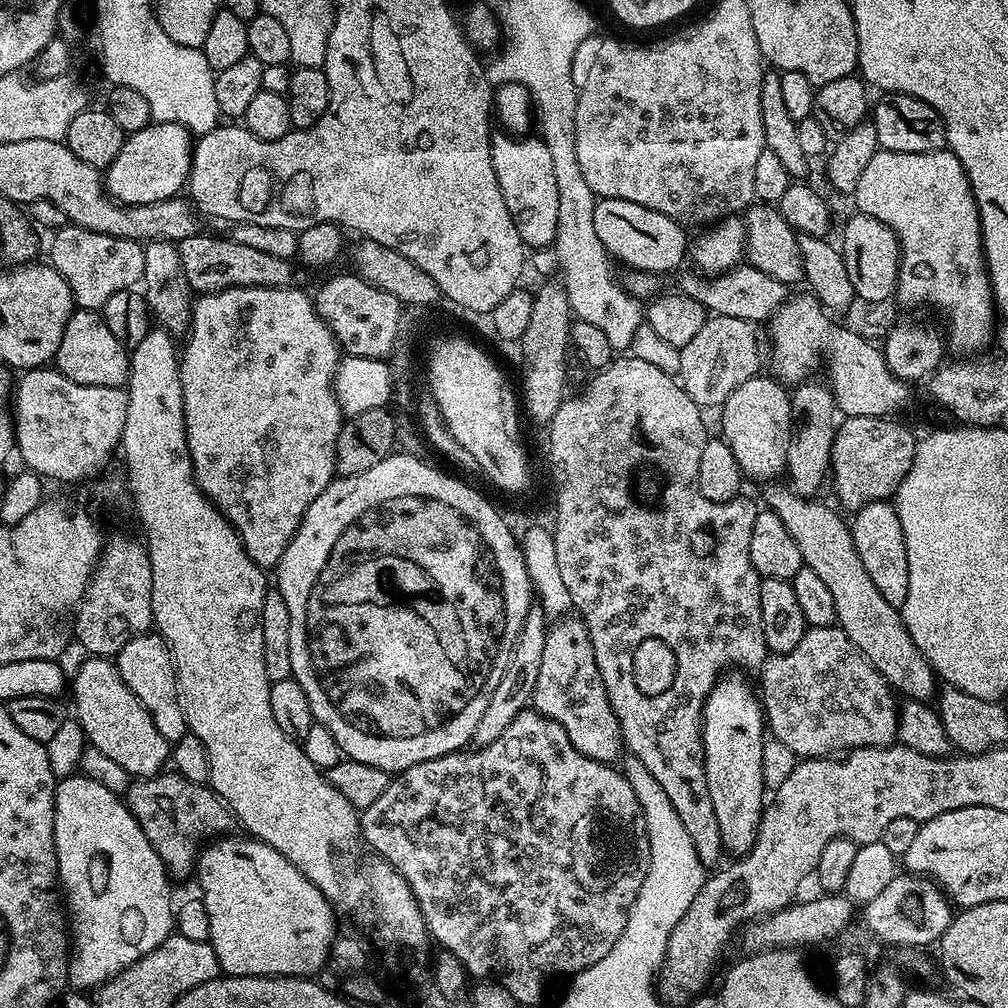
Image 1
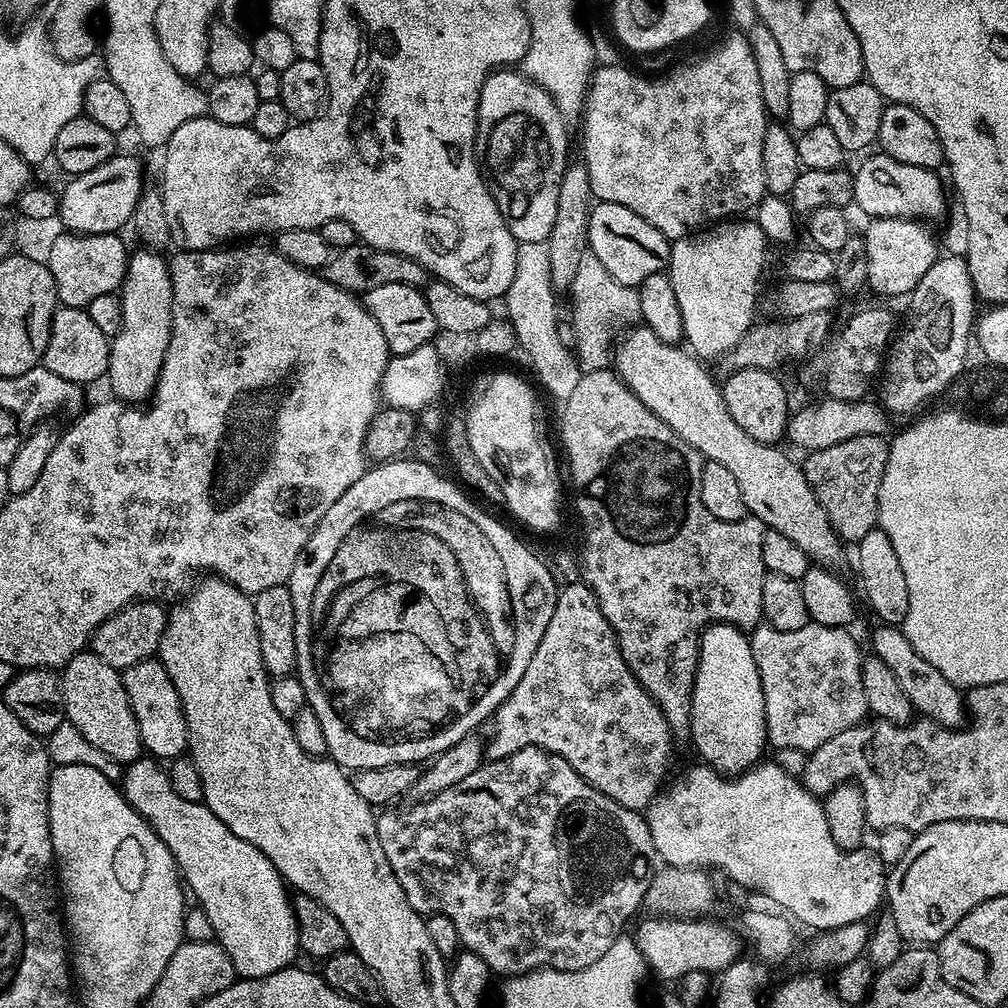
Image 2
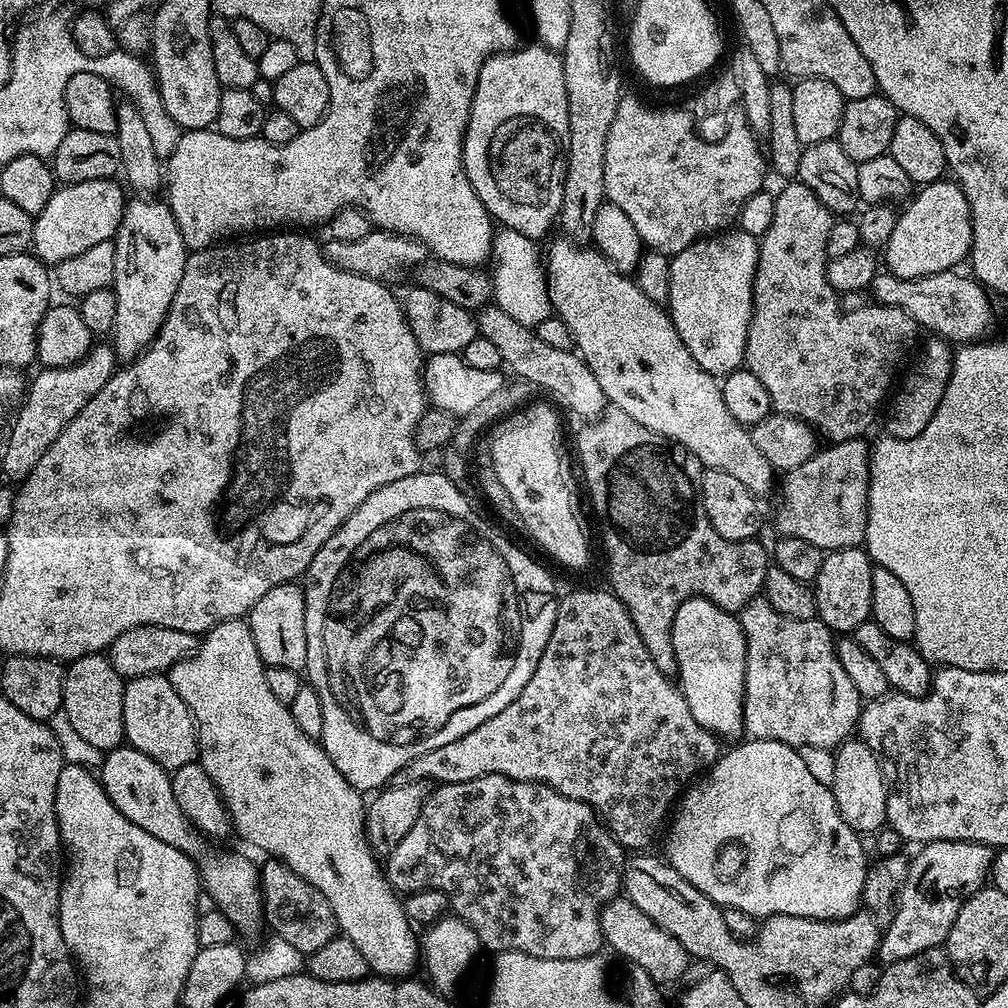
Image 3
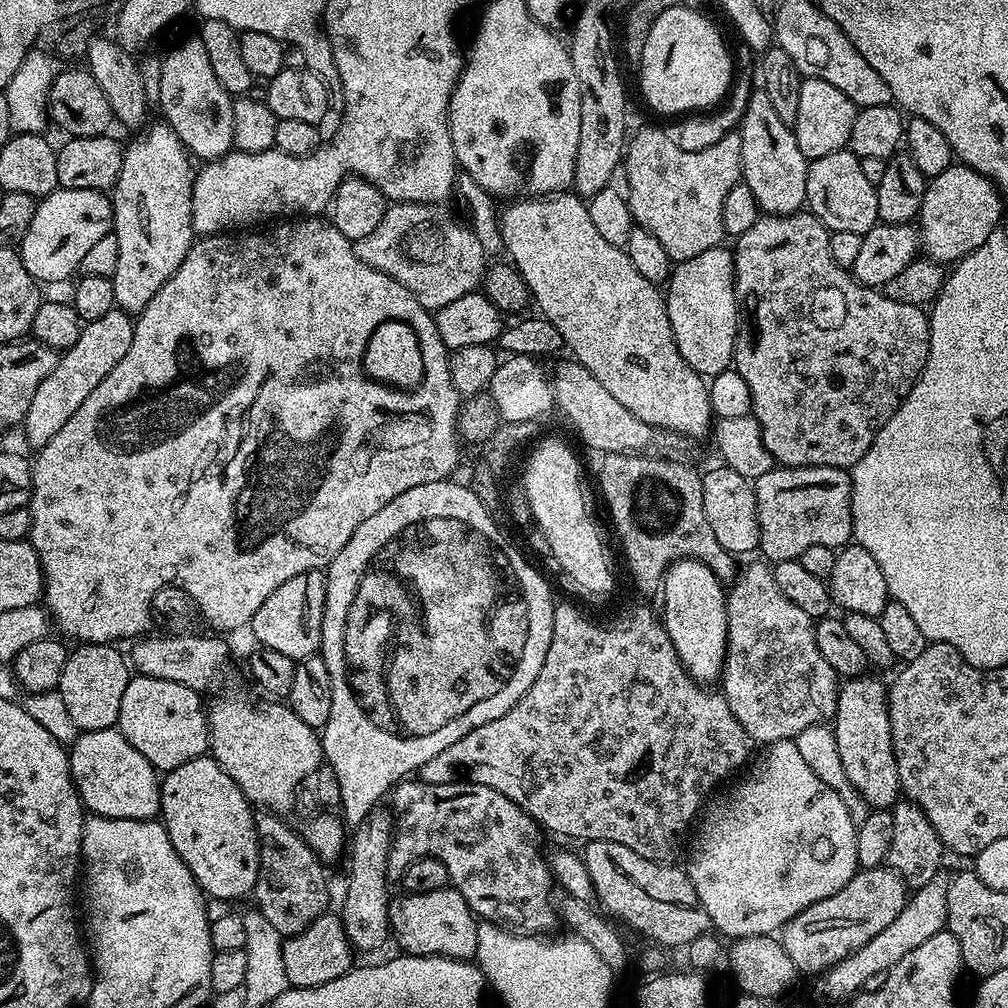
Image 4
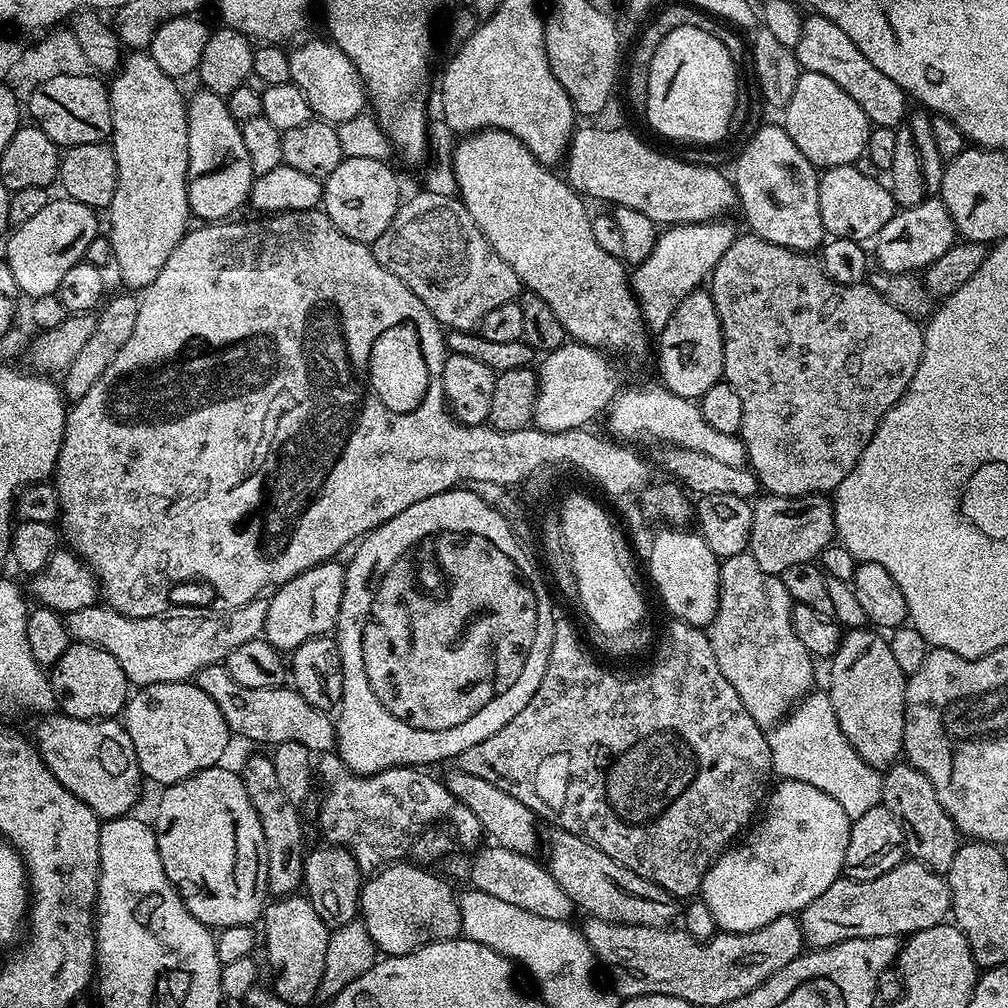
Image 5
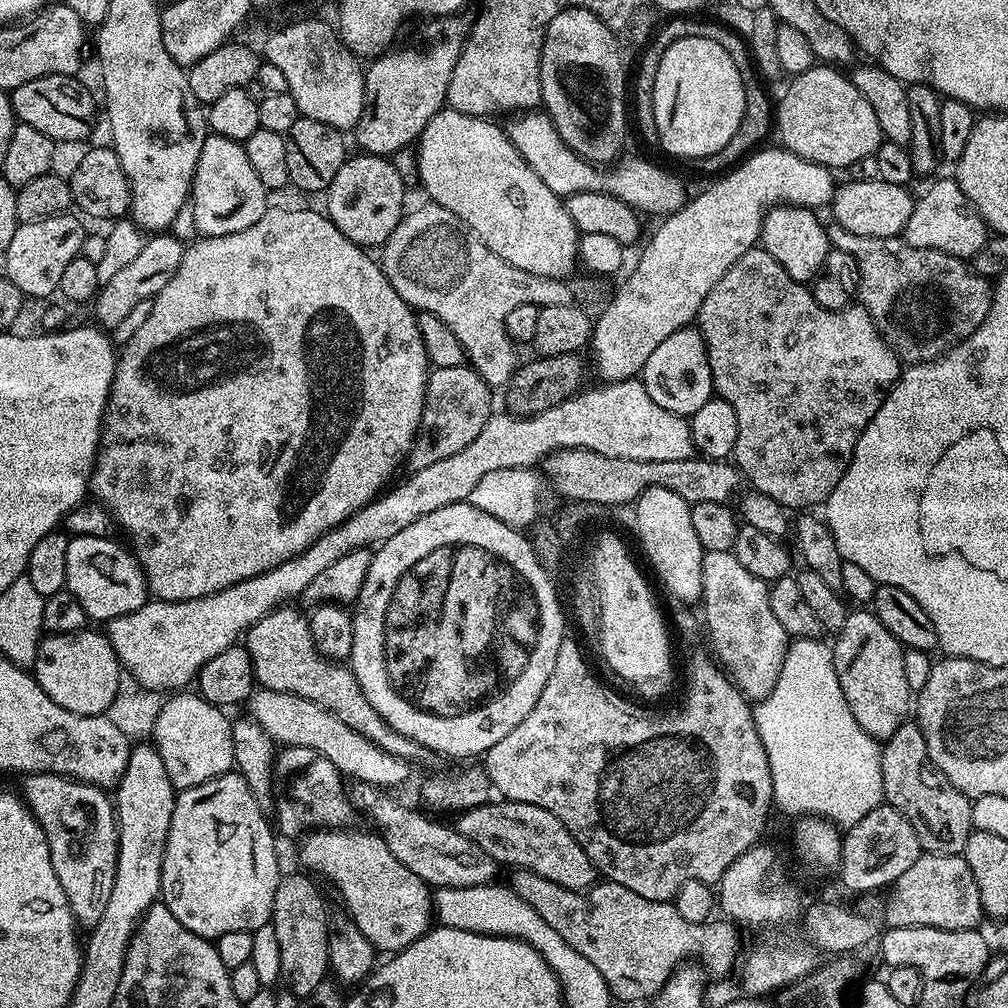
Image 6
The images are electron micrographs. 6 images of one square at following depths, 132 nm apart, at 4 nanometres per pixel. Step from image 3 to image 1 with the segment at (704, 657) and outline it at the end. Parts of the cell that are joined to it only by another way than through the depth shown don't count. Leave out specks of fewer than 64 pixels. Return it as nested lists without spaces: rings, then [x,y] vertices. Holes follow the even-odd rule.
[[[721,675],[706,698],[702,717],[704,769],[710,786],[710,802],[714,802],[724,851],[733,852],[731,855],[736,858],[744,856],[754,846],[760,813],[766,807],[762,774],[762,750],[766,739],[764,709],[753,685],[751,688],[740,676],[743,675]]]

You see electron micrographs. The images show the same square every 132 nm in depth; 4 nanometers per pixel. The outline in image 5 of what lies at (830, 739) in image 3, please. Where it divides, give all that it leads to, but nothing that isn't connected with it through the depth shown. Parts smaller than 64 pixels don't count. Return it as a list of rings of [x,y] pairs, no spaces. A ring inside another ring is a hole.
[[[747,551],[727,557],[720,565],[720,608],[710,625],[710,639],[714,658],[730,686],[742,698],[742,706],[750,710],[750,718],[758,722],[765,730],[775,729],[781,720],[791,713],[801,700],[813,691],[812,683],[816,680],[814,658],[802,646],[794,630],[792,610],[794,602],[782,586],[779,576],[766,574],[758,562],[754,562],[752,553]]]

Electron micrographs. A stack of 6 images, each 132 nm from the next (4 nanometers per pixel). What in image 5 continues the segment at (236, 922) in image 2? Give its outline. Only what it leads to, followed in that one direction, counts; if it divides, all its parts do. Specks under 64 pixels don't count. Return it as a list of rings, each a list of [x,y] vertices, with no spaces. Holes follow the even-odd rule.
[[[63,714],[41,720],[34,740],[58,782],[104,820],[129,815],[140,800],[142,777],[134,742],[130,742],[123,723],[116,718],[75,720]]]

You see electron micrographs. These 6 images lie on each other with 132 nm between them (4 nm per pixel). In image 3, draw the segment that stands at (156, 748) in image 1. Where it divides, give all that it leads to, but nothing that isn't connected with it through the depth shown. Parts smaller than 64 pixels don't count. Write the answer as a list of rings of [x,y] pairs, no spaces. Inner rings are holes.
[[[93,654],[73,660],[67,665],[64,673],[62,710],[66,718],[70,718],[74,730],[78,730],[84,741],[90,742],[90,746],[98,746],[98,750],[105,754],[125,743],[122,718],[125,683],[125,677],[117,674],[104,654]]]

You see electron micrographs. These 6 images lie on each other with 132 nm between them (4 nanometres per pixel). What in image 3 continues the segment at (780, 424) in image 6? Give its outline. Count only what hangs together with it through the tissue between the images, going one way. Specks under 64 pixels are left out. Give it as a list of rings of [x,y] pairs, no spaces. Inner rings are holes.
[[[788,182],[781,192],[775,193],[774,218],[766,230],[764,236],[759,237],[760,253],[758,254],[756,277],[753,279],[753,312],[752,321],[749,324],[749,333],[746,334],[745,354],[743,363],[749,372],[766,386],[766,394],[770,394],[770,402],[773,409],[779,415],[793,416],[799,420],[805,420],[811,428],[816,429],[821,437],[825,436],[825,441],[838,444],[847,440],[859,440],[865,435],[864,431],[876,420],[876,415],[881,415],[890,393],[893,391],[892,379],[896,376],[896,371],[900,368],[900,363],[904,360],[904,355],[916,344],[916,332],[918,325],[914,318],[903,312],[900,308],[890,308],[881,306],[869,306],[854,313],[846,314],[840,308],[840,297],[830,286],[828,281],[828,251],[826,250],[826,238],[830,238],[830,230],[834,223],[834,213],[824,205],[810,190],[810,186],[799,182]]]

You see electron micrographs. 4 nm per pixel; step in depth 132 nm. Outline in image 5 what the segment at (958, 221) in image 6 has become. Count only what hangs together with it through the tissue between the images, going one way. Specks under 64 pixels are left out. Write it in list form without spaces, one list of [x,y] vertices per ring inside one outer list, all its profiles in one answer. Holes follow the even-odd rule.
[[[933,198],[925,204],[897,211],[896,215],[890,218],[890,222],[882,226],[880,233],[874,237],[874,260],[875,263],[876,260],[880,263],[881,273],[912,274],[942,258],[942,254],[946,254],[946,250],[950,250],[957,240],[956,226],[945,210],[944,203],[939,198]]]

